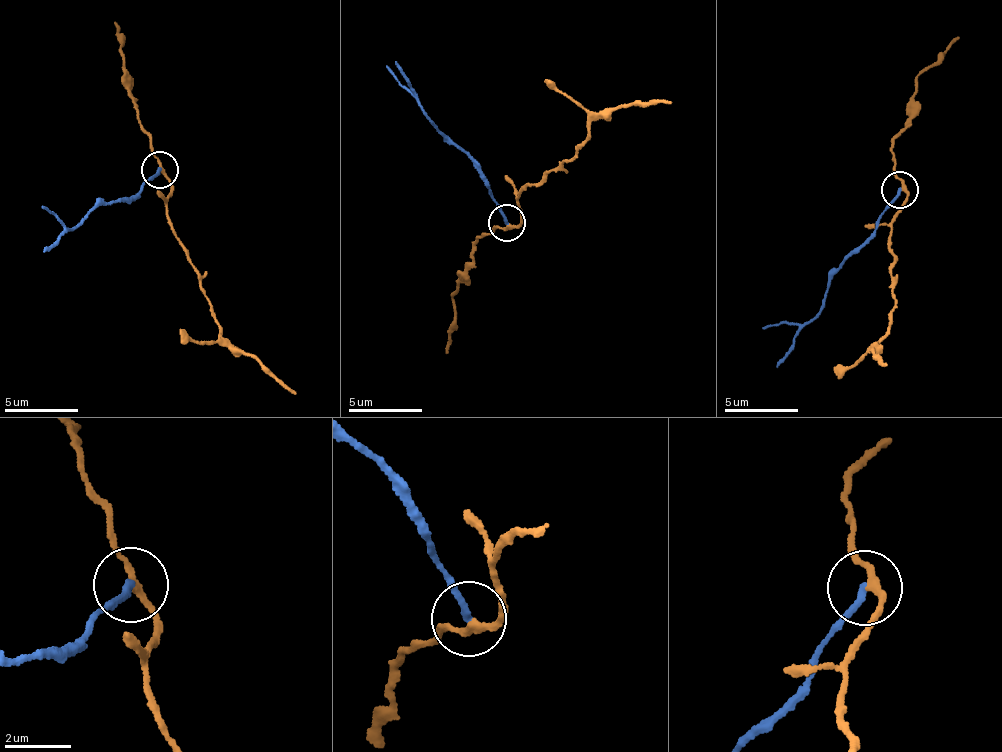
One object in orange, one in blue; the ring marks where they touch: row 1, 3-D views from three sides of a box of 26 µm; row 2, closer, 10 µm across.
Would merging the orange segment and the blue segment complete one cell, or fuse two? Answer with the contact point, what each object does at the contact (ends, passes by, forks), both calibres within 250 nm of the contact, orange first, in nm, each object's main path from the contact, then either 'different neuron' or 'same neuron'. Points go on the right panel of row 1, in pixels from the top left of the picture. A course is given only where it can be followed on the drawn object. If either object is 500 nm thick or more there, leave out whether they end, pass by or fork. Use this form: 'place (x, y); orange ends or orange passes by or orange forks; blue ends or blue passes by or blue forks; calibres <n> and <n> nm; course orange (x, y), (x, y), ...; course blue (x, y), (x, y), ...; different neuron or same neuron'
place (900, 189); orange passes by; blue ends; calibres 200 and 200 nm; course orange (903, 188), (904, 197), (892, 223), (889, 249), (895, 260), (894, 304), (884, 337), (873, 347), (887, 364); course blue (899, 188), (878, 226), (845, 260), (813, 318), (797, 324), (761, 327); different neuron

